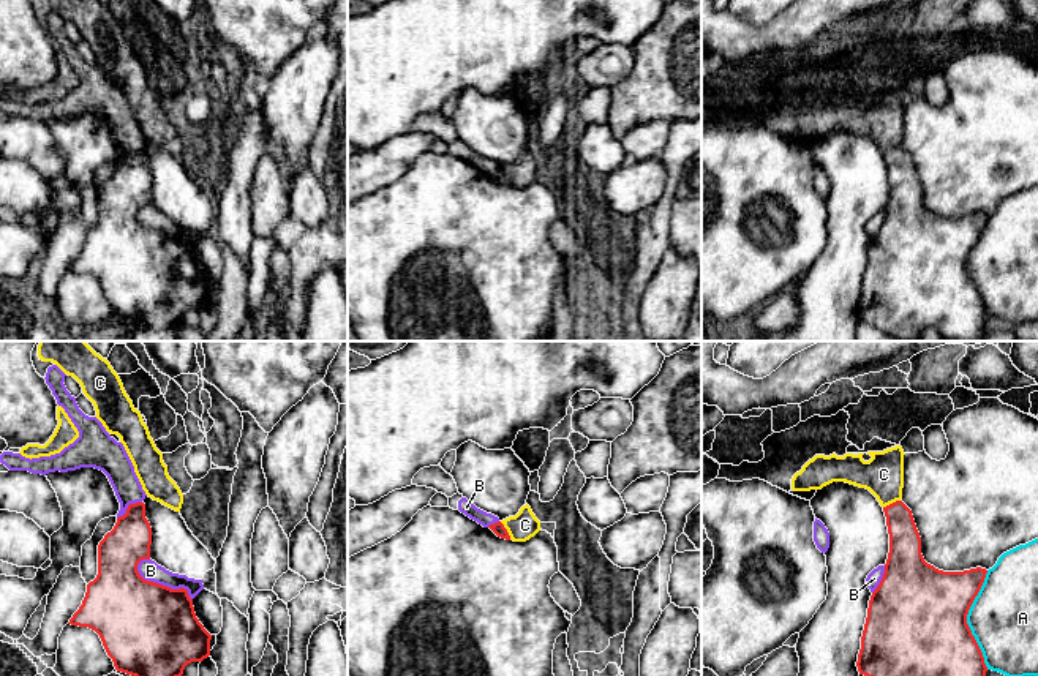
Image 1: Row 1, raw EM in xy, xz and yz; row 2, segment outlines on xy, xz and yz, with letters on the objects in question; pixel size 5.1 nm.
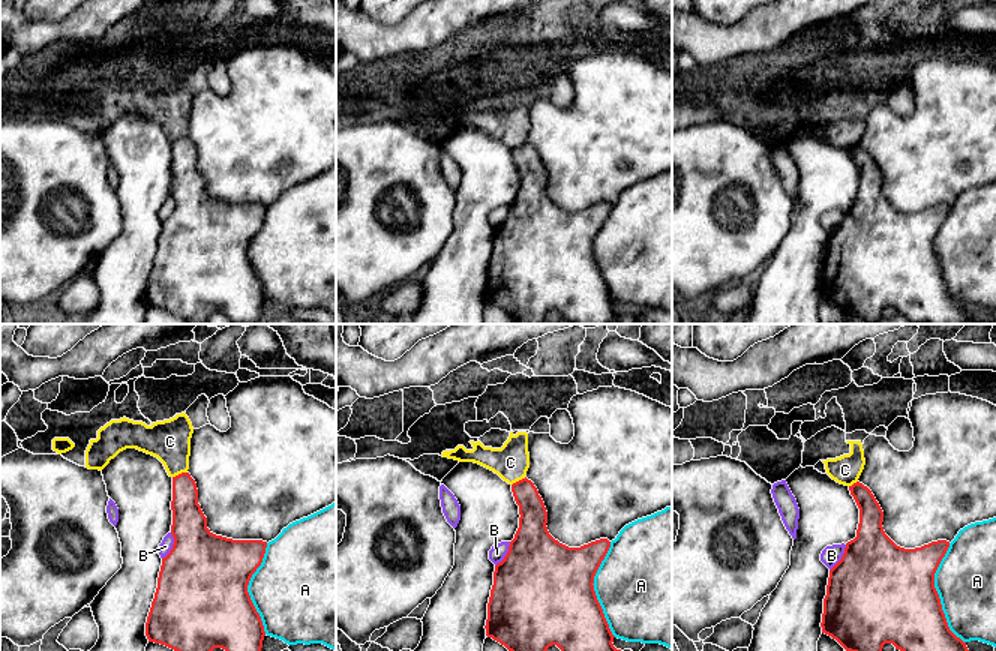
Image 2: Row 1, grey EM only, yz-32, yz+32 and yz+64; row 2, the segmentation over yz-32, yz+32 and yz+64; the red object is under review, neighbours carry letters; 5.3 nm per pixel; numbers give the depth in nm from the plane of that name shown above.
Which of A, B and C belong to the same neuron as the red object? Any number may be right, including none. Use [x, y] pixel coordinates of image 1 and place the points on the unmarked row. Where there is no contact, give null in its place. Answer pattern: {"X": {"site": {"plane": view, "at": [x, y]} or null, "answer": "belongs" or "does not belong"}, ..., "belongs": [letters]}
{"A": {"site": {"plane": "yz", "at": [966, 266]}, "answer": "does not belong"}, "B": {"site": {"plane": "xy", "at": [161, 231]}, "answer": "does not belong"}, "C": {"site": {"plane": "xz", "at": [506, 177]}, "answer": "does not belong"}, "belongs": []}

